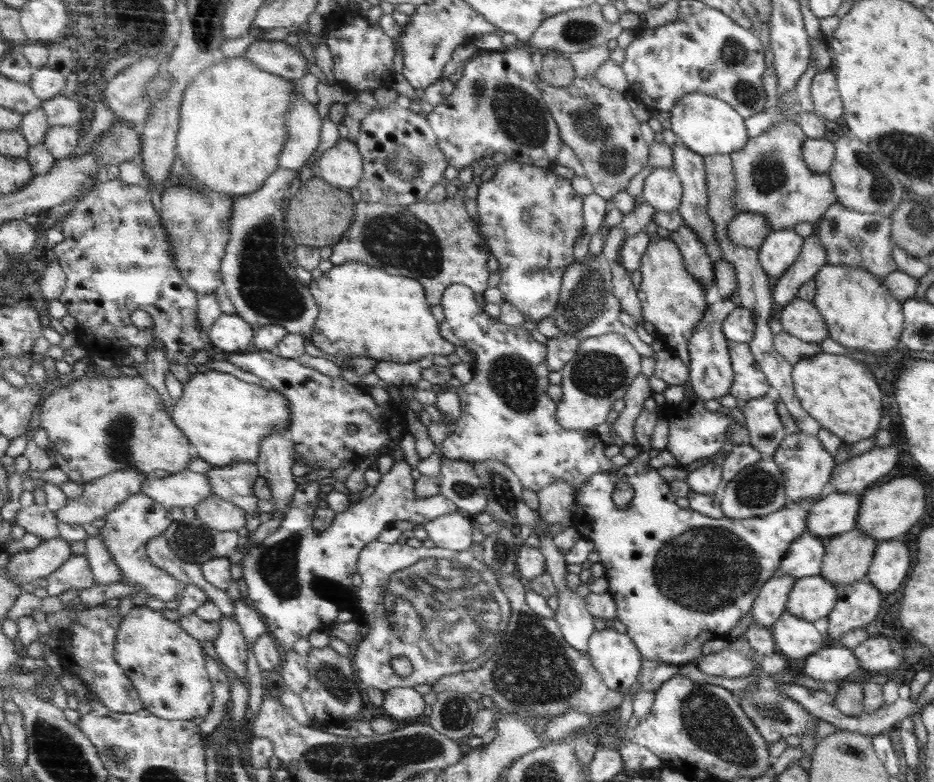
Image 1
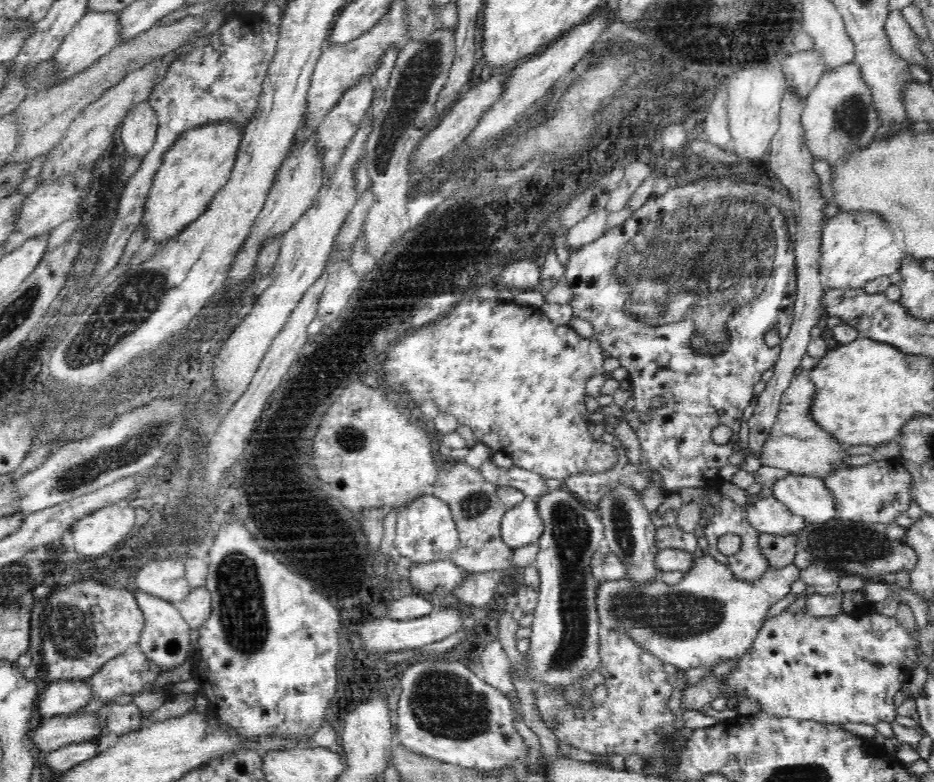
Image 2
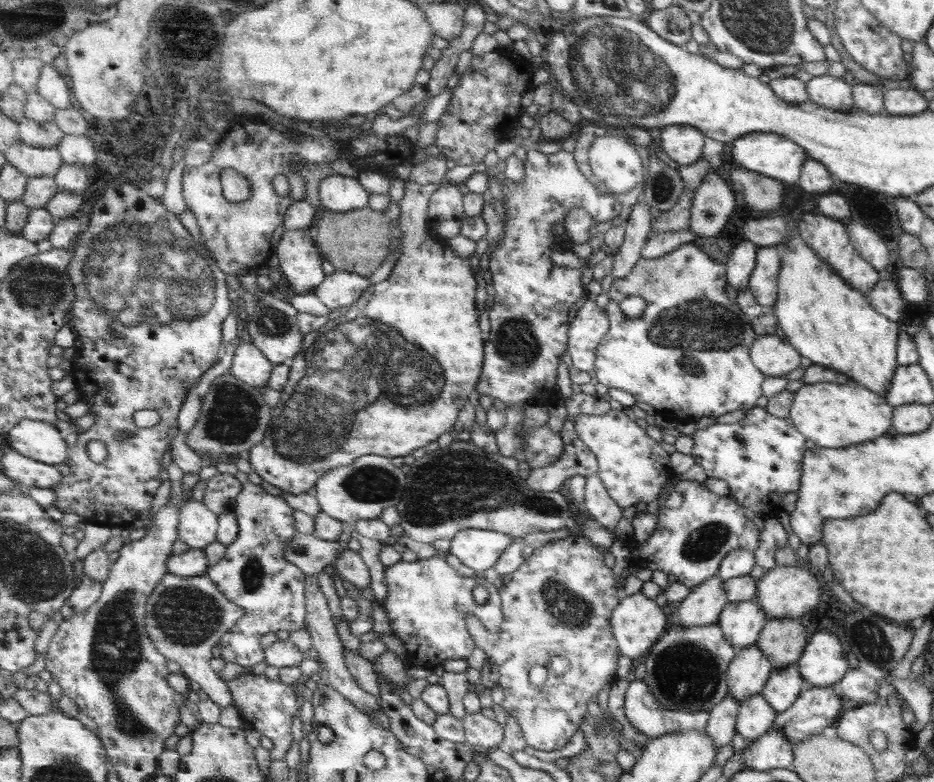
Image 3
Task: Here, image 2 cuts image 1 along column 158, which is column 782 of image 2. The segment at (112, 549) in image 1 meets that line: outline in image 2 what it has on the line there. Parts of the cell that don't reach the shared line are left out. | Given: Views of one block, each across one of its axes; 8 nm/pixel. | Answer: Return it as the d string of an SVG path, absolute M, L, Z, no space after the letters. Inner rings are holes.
M773 495L768 498L761 497L752 506L748 505L747 518L750 525L761 534L789 536L806 527L806 520L792 514L789 508ZM709 554L696 559L694 566L676 585L668 585L661 578L646 586L623 579L614 582L602 580L597 597L600 624L609 630L626 631L634 641L646 647L646 651L652 651L656 657L666 664L674 664L680 671L696 667L713 668L722 662L736 660L750 650L768 616L768 610L791 593L791 585L799 580L800 573L798 565L792 562L782 568L768 566L753 581L738 579L730 567Z

